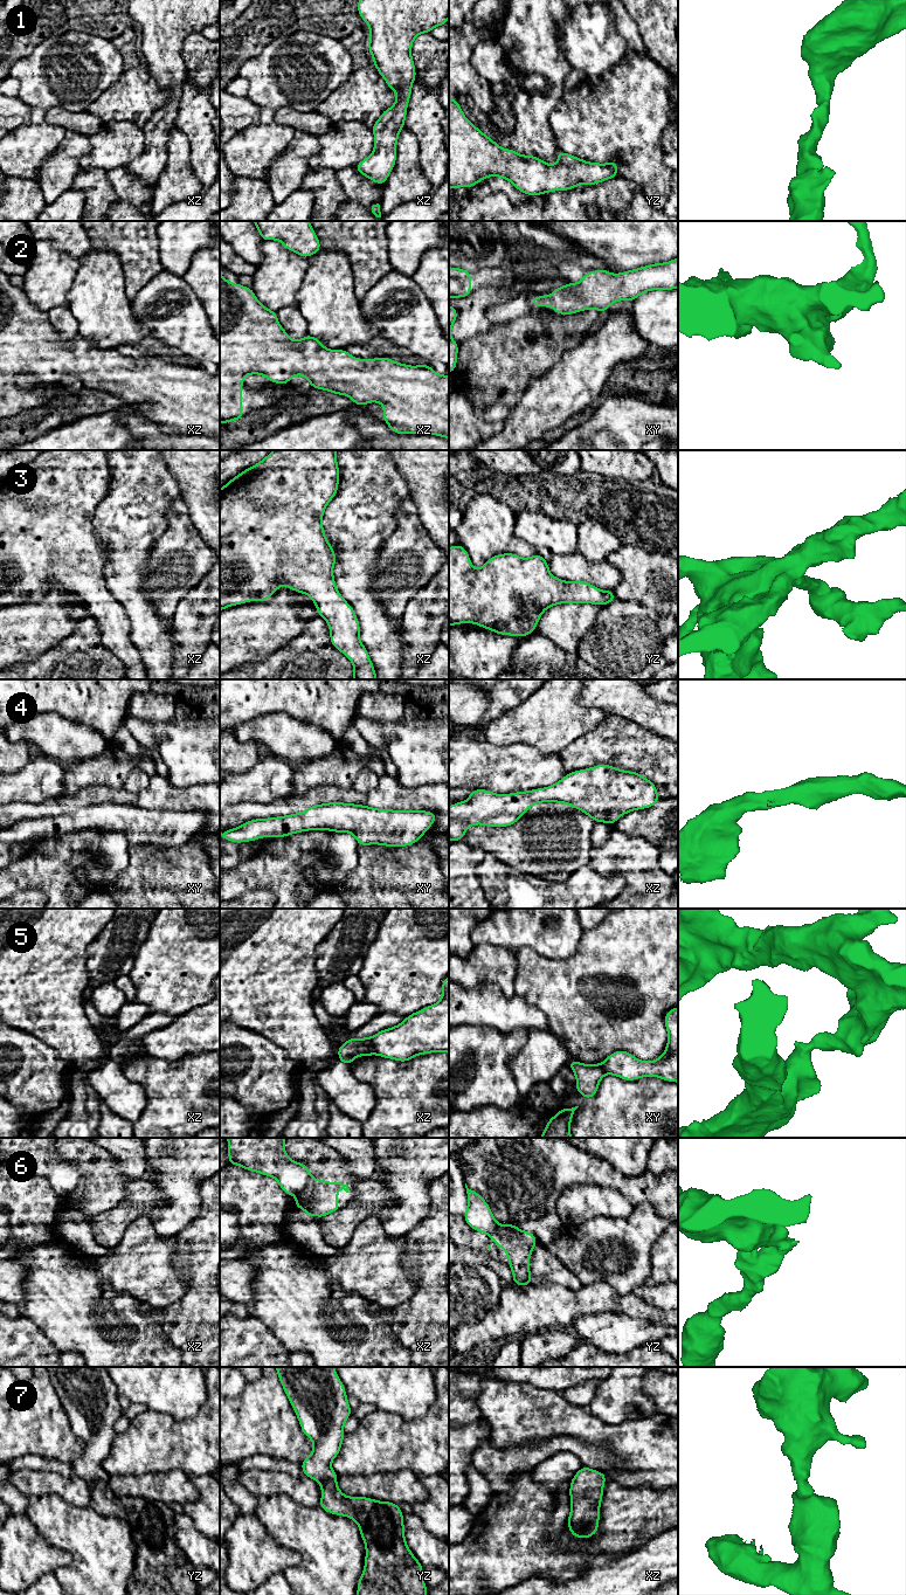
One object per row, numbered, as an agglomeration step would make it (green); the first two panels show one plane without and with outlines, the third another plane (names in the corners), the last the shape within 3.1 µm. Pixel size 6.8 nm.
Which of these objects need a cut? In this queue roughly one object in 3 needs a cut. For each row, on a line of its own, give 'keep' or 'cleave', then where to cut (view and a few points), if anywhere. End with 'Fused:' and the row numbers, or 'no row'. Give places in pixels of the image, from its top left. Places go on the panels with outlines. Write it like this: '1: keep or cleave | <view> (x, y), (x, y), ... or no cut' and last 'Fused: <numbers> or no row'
1: keep | no cut
2: keep | no cut
3: keep | no cut
4: keep | no cut
5: cleave | xz (369, 1037), (374, 1053)
6: cleave | xz (312, 1178), (299, 1194)
7: keep | no cut
Fused: 5, 6

